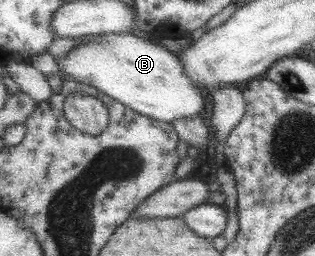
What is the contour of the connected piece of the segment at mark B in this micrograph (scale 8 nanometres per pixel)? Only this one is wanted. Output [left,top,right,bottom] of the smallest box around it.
[56,33,207,123]

